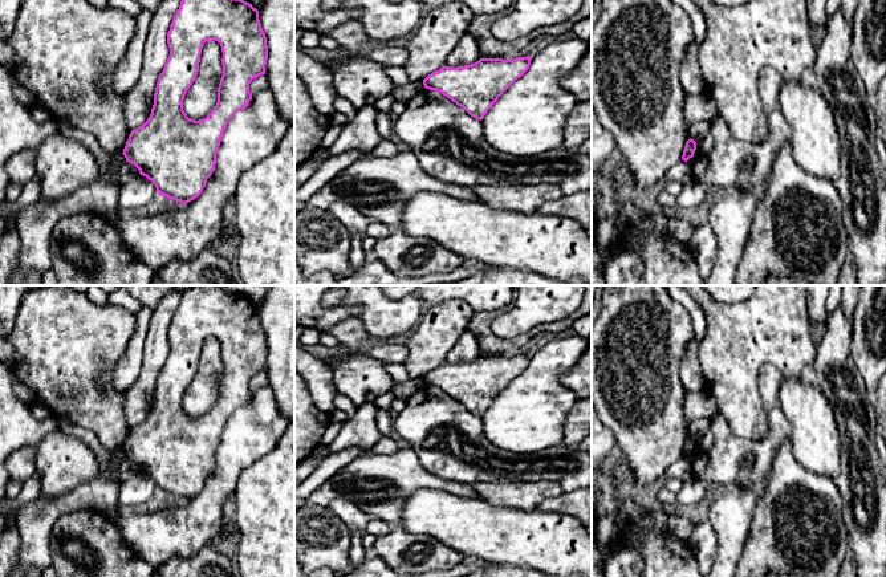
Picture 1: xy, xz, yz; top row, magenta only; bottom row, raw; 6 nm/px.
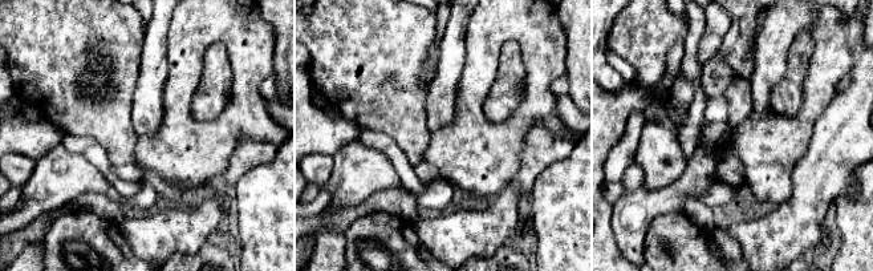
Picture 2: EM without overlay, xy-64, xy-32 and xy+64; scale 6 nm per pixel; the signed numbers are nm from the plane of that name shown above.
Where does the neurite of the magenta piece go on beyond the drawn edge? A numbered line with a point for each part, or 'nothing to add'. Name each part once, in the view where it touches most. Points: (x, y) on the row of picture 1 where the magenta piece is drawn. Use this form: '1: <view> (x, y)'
nothing to add

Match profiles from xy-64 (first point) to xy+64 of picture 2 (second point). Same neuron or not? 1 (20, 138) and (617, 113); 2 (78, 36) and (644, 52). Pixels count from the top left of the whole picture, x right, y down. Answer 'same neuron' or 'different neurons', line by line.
1: same neuron
2: same neuron

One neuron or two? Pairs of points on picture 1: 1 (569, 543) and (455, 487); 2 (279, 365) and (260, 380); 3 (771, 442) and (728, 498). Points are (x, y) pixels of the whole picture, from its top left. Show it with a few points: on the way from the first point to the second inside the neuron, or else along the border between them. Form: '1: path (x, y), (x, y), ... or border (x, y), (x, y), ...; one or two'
1: border (447, 490), (455, 495), (468, 495), (479, 499); two
2: border (265, 370), (269, 385); two
3: path (758, 458), (751, 471), (742, 471), (732, 482); one

